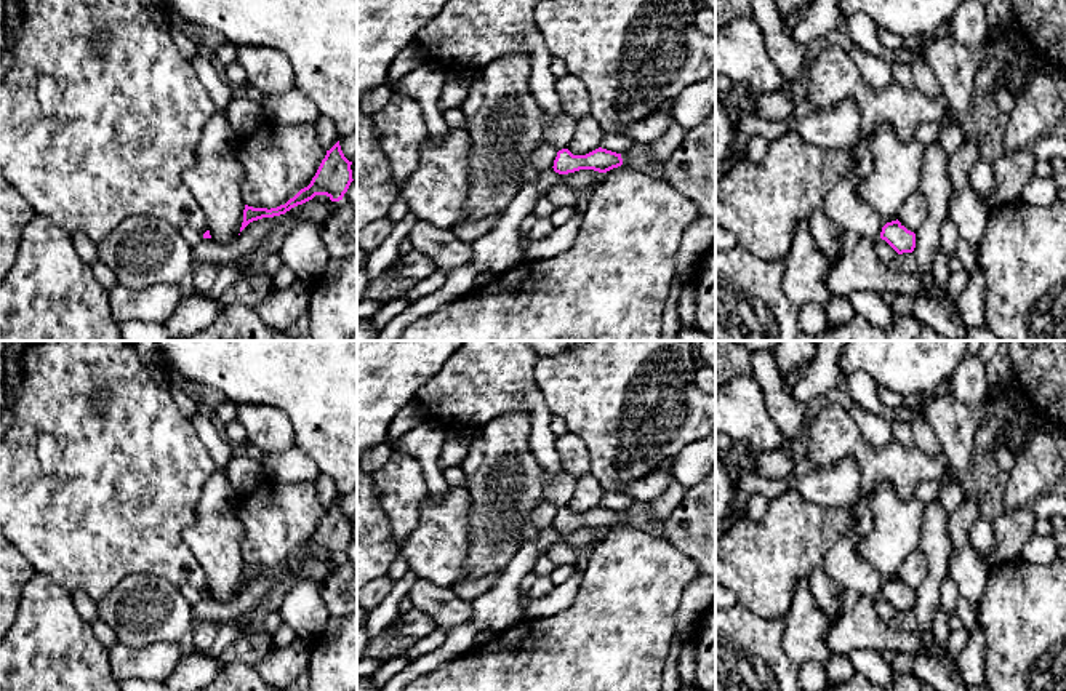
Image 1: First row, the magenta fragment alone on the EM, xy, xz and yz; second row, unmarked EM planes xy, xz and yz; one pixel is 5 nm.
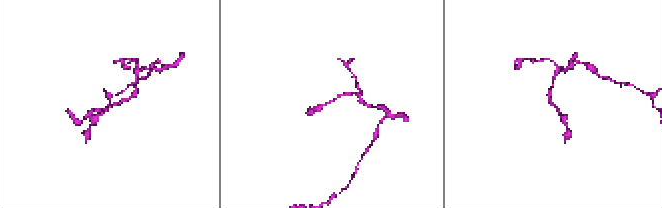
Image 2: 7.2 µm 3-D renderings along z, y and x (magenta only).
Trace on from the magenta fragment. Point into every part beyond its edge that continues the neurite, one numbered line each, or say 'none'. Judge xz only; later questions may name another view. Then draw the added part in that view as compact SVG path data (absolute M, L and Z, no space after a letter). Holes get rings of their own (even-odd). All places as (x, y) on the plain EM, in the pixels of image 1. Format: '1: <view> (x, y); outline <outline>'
none

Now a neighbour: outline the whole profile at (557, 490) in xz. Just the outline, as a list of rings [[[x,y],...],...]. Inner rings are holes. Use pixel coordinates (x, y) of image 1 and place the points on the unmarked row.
[[[567,469],[559,477],[546,470],[541,502],[549,501],[555,509],[567,507],[576,489],[576,483],[578,478]]]

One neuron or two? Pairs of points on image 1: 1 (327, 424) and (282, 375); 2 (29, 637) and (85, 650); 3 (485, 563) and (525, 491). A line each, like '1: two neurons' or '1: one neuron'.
1: one neuron
2: one neuron
3: one neuron

